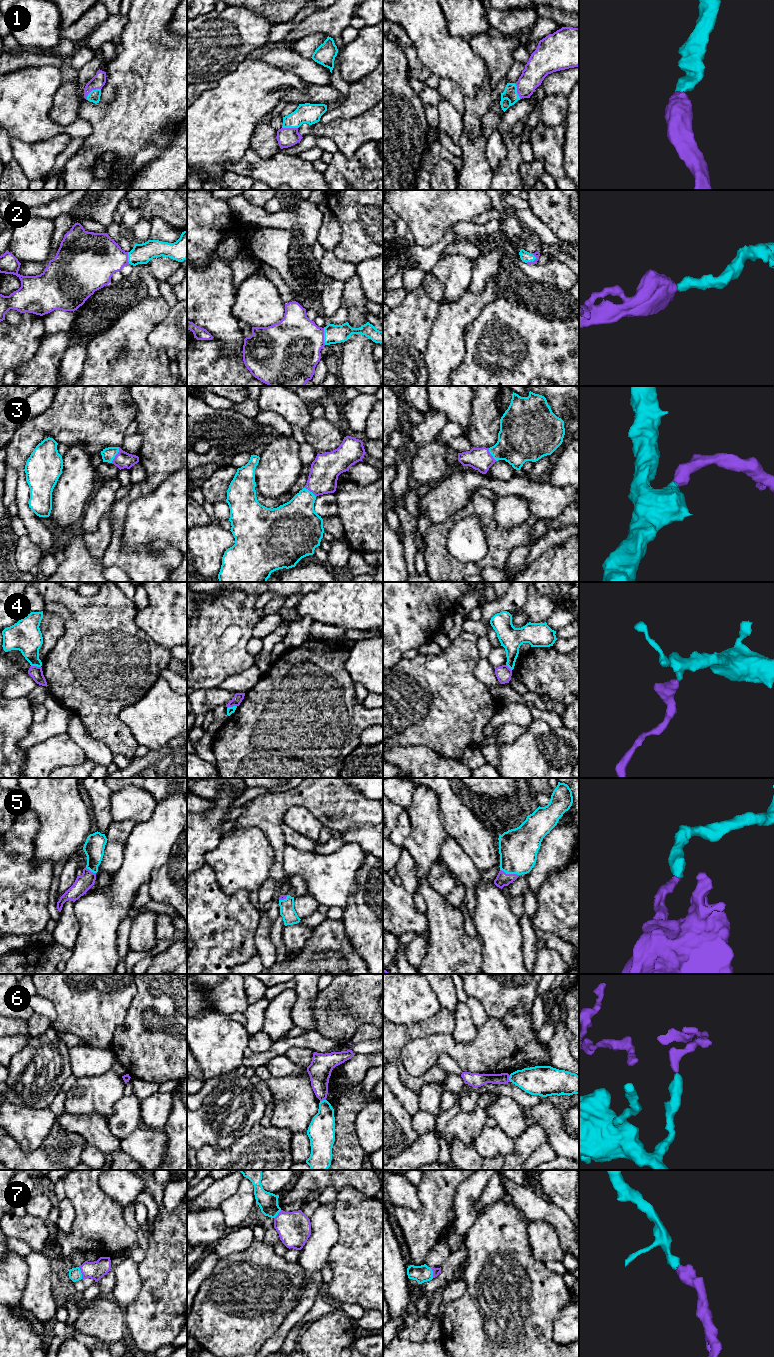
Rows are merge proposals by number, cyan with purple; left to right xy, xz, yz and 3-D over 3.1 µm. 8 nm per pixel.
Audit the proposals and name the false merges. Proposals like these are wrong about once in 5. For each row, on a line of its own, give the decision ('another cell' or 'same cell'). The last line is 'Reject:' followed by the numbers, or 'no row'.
1: same cell
2: same cell
3: same cell
4: another cell
5: same cell
6: another cell
7: same cell
Reject: 4, 6

